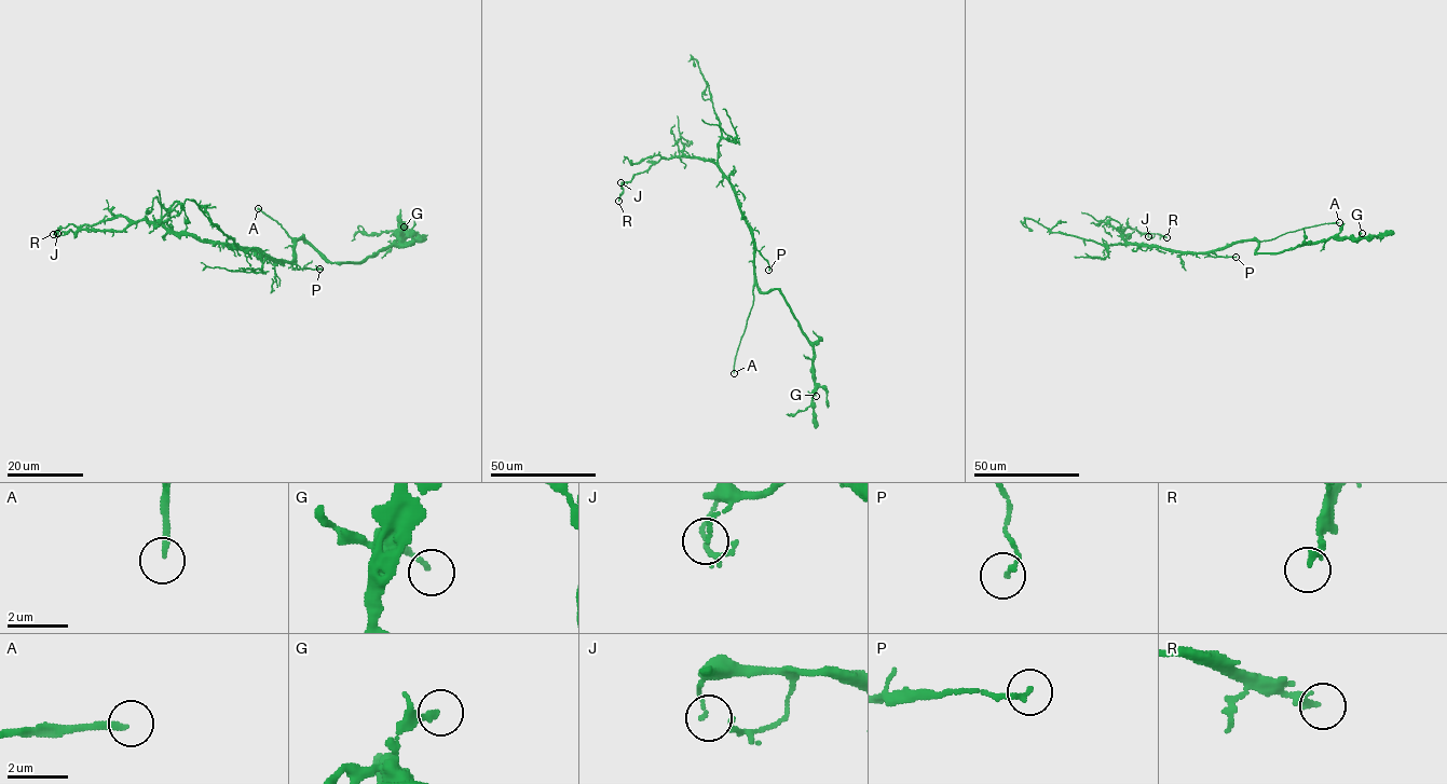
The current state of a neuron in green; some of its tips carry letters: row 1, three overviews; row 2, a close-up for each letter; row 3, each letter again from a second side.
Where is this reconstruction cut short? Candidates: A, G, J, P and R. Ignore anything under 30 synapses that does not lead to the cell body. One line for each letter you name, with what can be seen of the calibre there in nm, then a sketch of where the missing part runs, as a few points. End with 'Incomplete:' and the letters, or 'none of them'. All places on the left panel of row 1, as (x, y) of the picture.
A: calibre 220 nm; course (258, 208), (287, 244), (296, 265), (305, 275), (316, 274), (321, 278), (319, 294), (303, 314)
Incomplete: A

